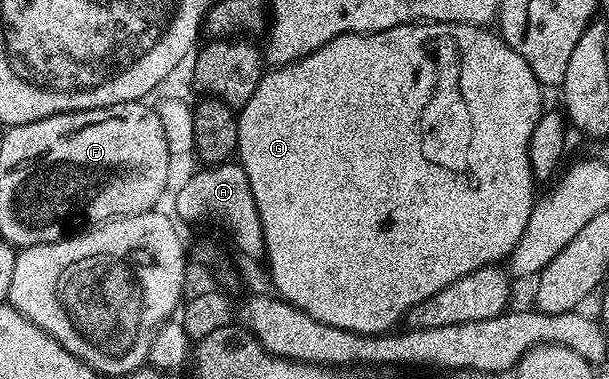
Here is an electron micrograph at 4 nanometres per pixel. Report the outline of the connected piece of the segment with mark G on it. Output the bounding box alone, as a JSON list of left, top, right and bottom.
[237,21,545,335]

